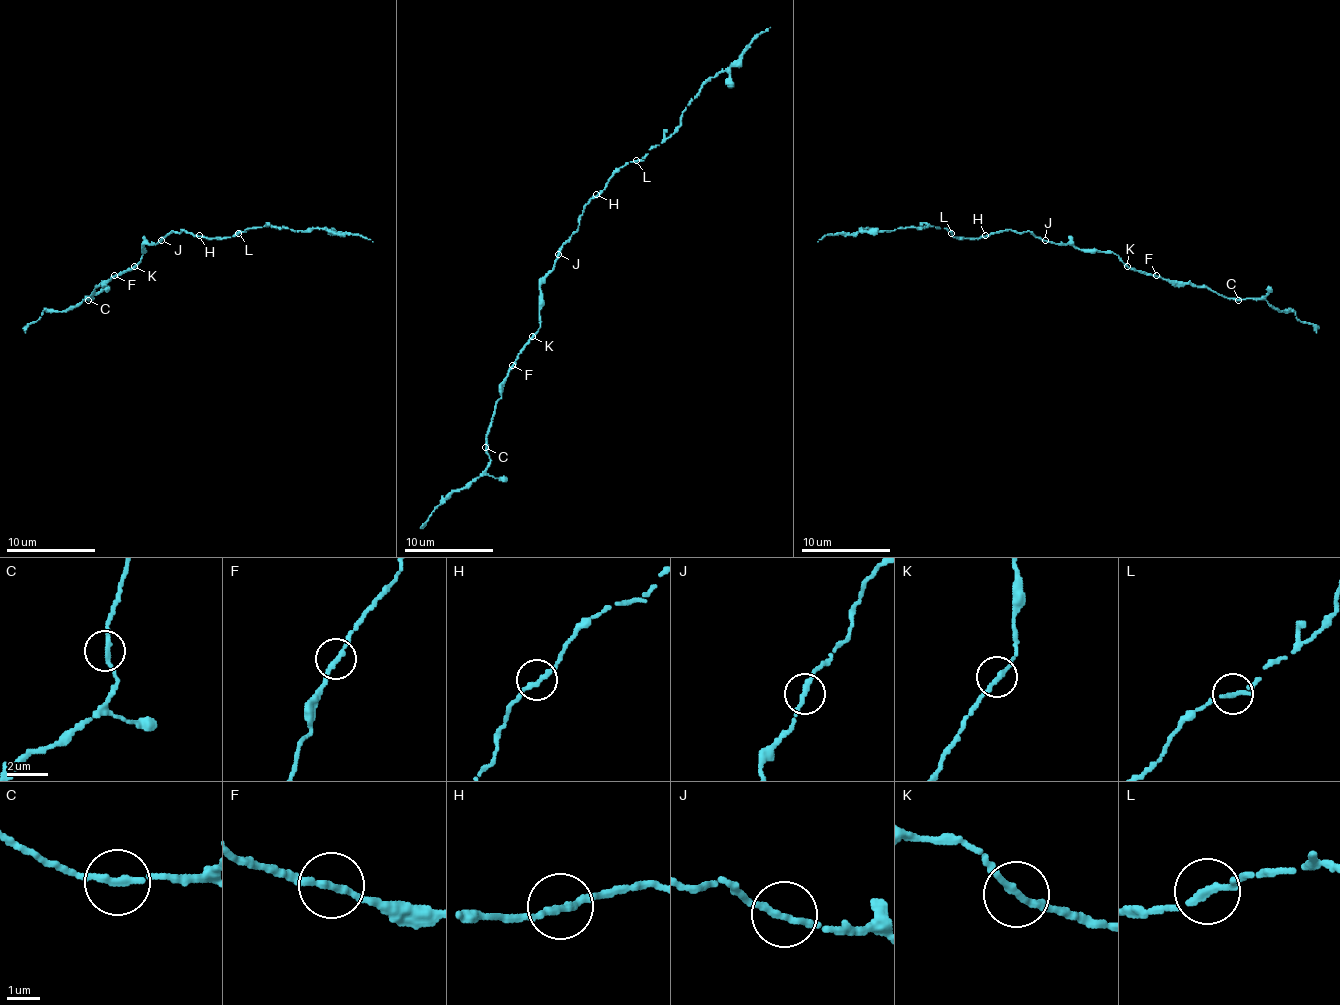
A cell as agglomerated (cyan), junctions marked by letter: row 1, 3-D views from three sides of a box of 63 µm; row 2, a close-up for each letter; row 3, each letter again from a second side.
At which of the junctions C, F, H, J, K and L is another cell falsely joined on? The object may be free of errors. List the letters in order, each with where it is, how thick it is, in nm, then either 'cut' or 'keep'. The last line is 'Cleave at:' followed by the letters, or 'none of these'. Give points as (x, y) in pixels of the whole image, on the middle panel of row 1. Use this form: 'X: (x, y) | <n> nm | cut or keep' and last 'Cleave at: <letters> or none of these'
C: (485, 447) | 220 nm | keep
F: (512, 365) | 240 nm | keep
H: (596, 194) | 240 nm | keep
J: (558, 254) | 240 nm | keep
K: (532, 336) | 220 nm | keep
L: (636, 160) | 220 nm | keep
Cleave at: none of these

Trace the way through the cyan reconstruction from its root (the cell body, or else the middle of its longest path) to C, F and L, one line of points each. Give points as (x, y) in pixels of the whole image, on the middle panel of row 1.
C: (554, 263), (541, 285), (541, 325), (516, 356), (516, 363), (505, 379), (492, 425), (487, 430), (485, 447)
F: (554, 263), (541, 285), (541, 325), (512, 365)
L: (554, 263), (561, 245), (578, 228), (583, 208), (621, 168), (629, 161), (636, 161)

